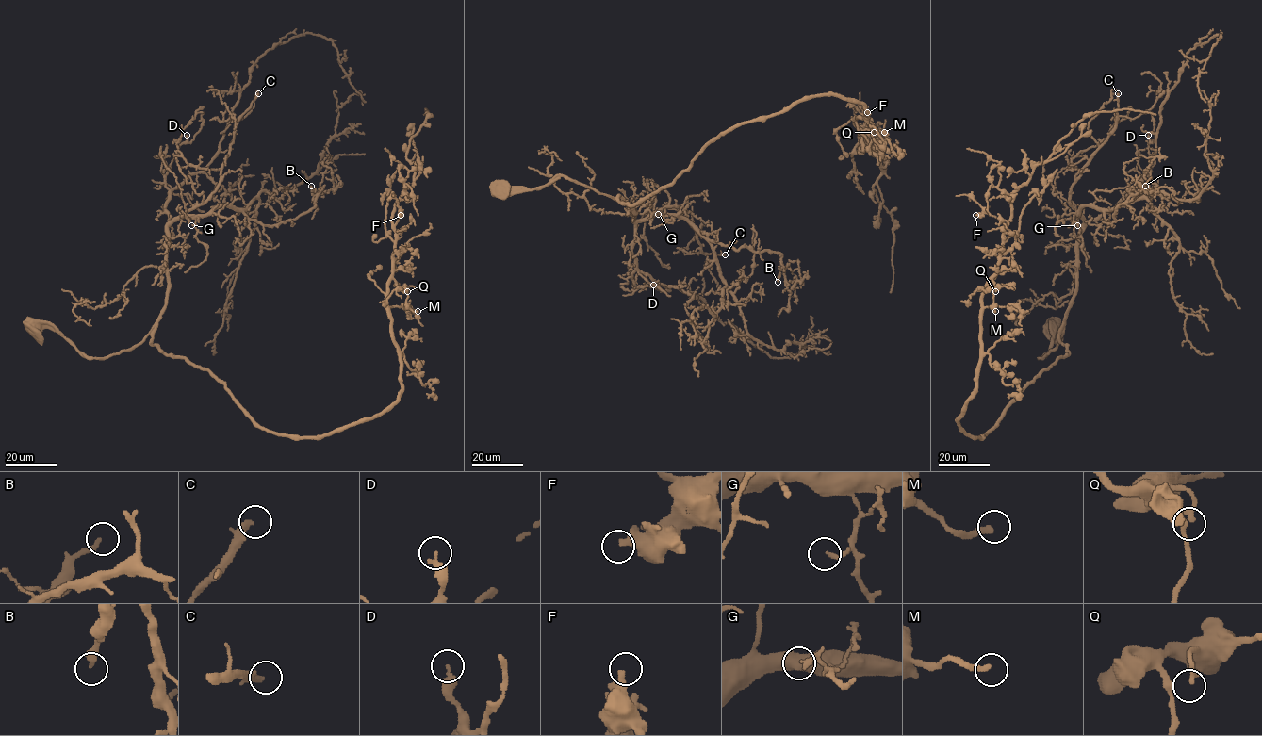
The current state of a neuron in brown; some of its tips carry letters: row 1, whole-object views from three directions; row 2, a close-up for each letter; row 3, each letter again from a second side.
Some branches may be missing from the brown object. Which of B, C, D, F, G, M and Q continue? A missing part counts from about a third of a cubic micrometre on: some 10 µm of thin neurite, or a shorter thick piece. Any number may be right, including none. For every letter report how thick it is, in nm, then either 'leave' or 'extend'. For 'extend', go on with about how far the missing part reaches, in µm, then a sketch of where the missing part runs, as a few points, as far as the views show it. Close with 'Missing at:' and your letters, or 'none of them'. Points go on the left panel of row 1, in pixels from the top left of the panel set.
B: calibre 280 nm; extend; missing 20 µm
C: calibre 360 nm; extend; missing 50 µm
D: calibre 360 nm; extend; missing 40 µm; course (187, 135), (181, 132), (178, 122), (165, 102), (158, 99), (139, 102), (133, 109)
F: calibre 400 nm; leave
G: calibre 120 nm; leave
M: calibre 260 nm; leave
Q: calibre 280 nm; leave
Missing at: B, C, D

